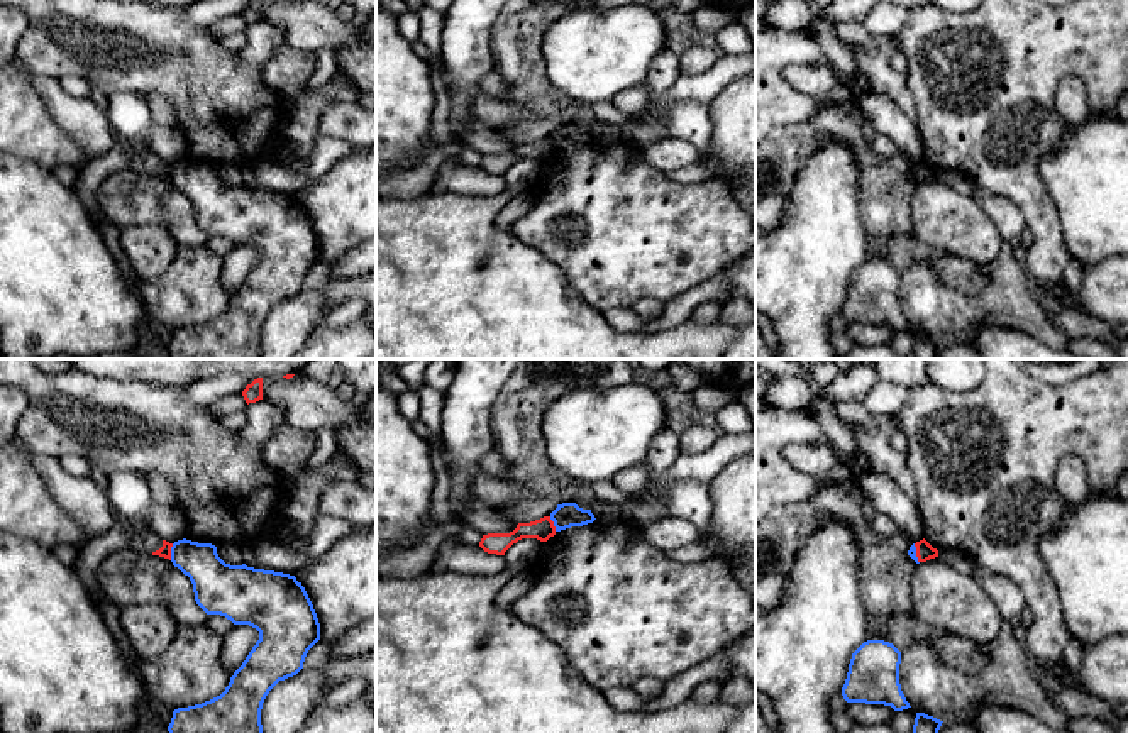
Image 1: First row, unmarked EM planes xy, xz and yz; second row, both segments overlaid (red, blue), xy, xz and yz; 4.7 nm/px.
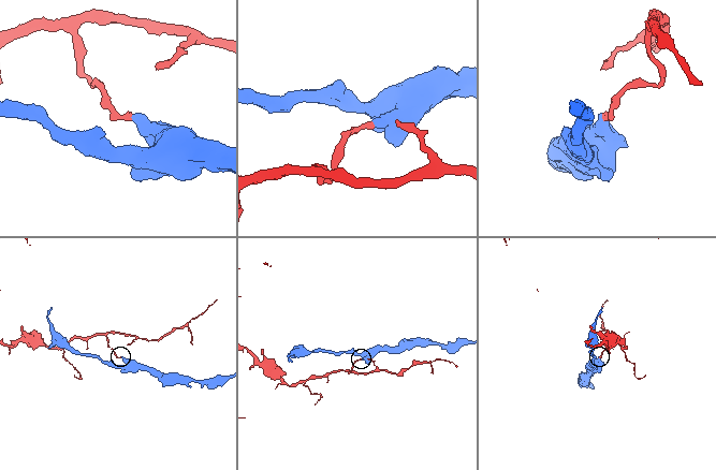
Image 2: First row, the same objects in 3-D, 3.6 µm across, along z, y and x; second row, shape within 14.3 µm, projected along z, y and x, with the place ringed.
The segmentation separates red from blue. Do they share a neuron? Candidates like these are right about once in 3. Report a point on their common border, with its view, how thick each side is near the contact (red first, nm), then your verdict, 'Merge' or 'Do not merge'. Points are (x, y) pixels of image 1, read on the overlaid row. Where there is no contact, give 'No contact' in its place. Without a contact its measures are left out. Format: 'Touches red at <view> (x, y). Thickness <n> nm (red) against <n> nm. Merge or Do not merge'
Touches red at xy (170, 552). Thickness 60 nm (red) against 200 nm. Do not merge

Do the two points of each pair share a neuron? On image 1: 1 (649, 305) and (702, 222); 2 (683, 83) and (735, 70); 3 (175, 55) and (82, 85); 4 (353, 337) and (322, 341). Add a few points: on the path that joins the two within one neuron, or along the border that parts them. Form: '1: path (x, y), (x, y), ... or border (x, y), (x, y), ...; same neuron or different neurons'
1: border (664, 300), (639, 298), (630, 307); different neurons
2: path (696, 83), (712, 83), (722, 73); same neuron
3: border (61, 78), (80, 75), (92, 88); different neurons
4: path (346, 341), (329, 341); same neuron

